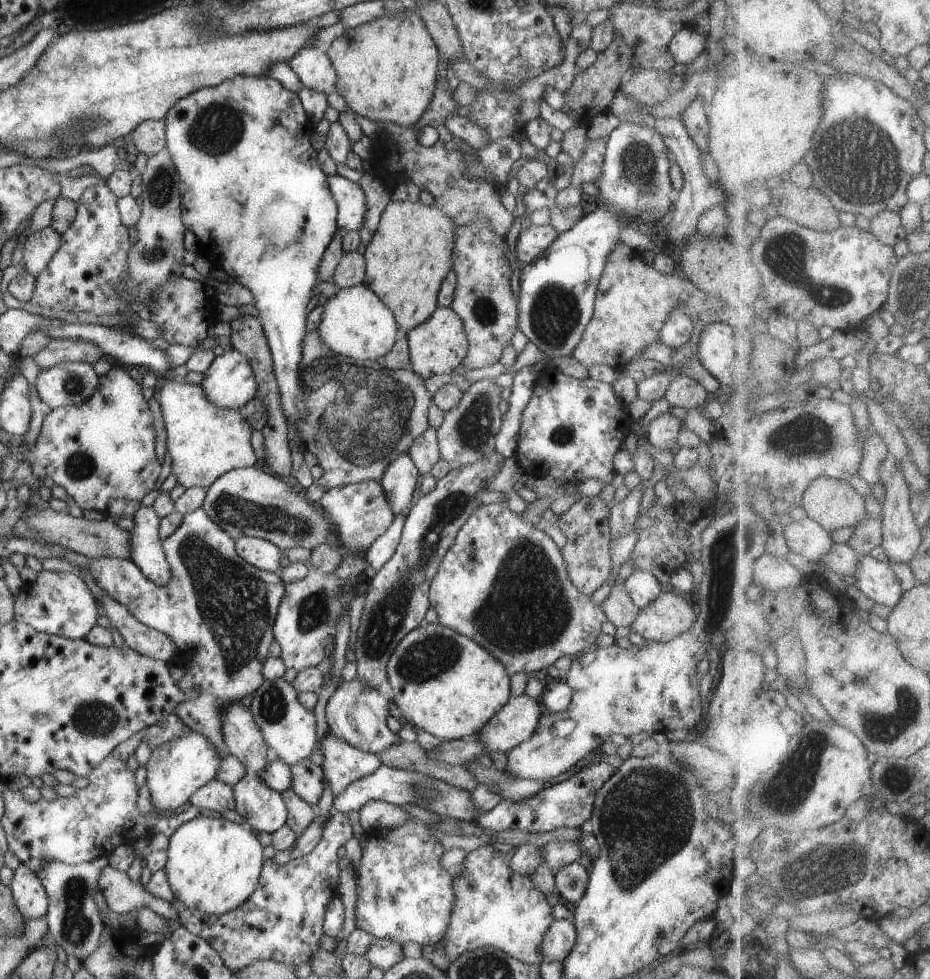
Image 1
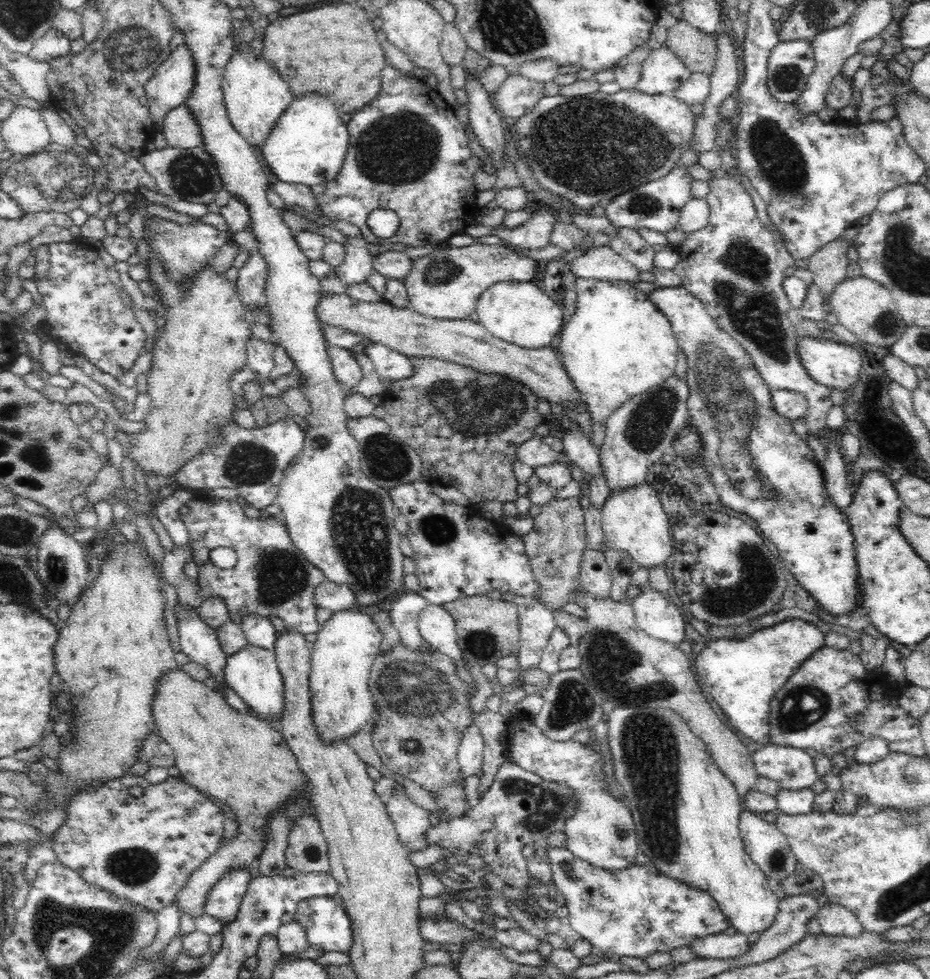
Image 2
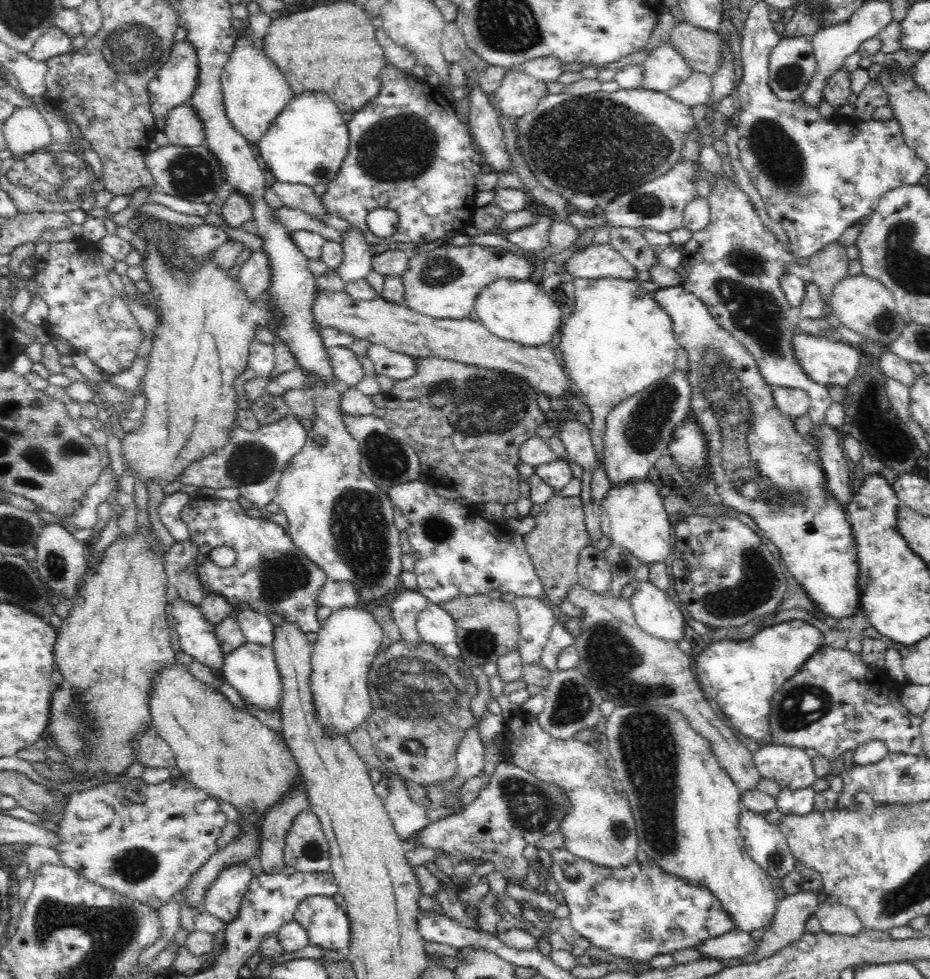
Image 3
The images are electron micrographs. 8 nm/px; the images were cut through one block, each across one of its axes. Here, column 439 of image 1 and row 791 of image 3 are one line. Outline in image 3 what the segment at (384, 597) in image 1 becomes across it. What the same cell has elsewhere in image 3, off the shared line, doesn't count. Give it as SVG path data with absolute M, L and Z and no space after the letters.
M504 760L497 764L490 782L484 788L480 788L478 797L472 803L464 806L456 814L447 815L436 822L428 822L428 826L416 836L416 840L412 840L411 846L426 850L440 849L460 861L467 860L468 857L483 858L491 862L494 870L500 872L506 880L520 885L520 882L526 880L528 872L528 859L523 853L524 848L527 844L537 844L542 836L558 831L558 826L568 810L570 810L570 799L562 787L542 782L530 772Z

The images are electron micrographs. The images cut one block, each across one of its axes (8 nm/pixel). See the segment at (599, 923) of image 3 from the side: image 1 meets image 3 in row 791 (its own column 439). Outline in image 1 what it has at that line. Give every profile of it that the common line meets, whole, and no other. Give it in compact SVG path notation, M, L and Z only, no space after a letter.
M437 622L421 624L398 642L388 659L387 675L394 692L392 702L400 709L405 721L443 741L478 735L482 726L502 710L511 697L510 675L504 664L470 638Z

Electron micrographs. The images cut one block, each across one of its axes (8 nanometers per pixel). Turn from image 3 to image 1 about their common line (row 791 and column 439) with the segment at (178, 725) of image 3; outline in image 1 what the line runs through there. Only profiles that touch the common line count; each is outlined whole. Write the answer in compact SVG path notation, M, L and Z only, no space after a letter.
M391 200L379 213L378 228L363 254L363 284L392 310L398 322L398 334L406 337L439 307L437 298L440 286L452 270L451 254L457 226L436 202L432 206L424 206L419 201Z

